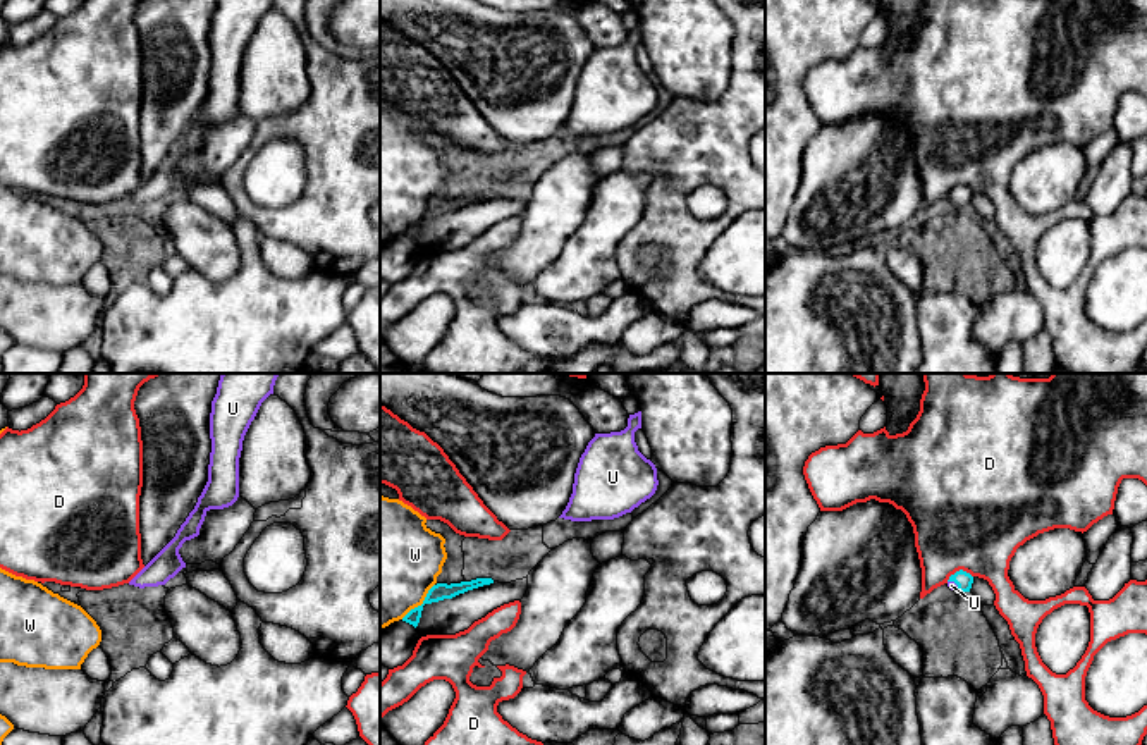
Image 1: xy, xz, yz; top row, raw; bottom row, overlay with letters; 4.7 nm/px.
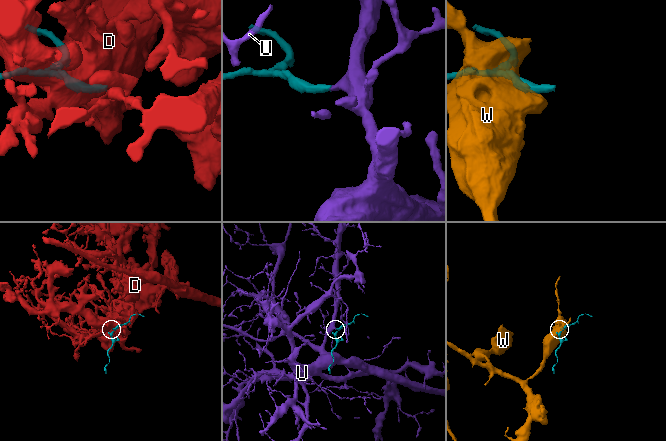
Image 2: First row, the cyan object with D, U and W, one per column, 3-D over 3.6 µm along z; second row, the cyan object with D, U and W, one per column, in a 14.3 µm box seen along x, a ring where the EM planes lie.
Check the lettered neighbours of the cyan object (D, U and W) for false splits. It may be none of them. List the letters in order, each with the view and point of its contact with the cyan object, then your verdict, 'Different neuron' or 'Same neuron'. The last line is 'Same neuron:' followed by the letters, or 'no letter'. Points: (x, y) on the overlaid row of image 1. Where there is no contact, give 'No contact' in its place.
D: Touches cyan at yz (960, 570). Different neuron
U: Touches cyan at yz (955, 582). Same neuron
W: Touches cyan at xz (422, 604). Different neuron
Same neuron: U

